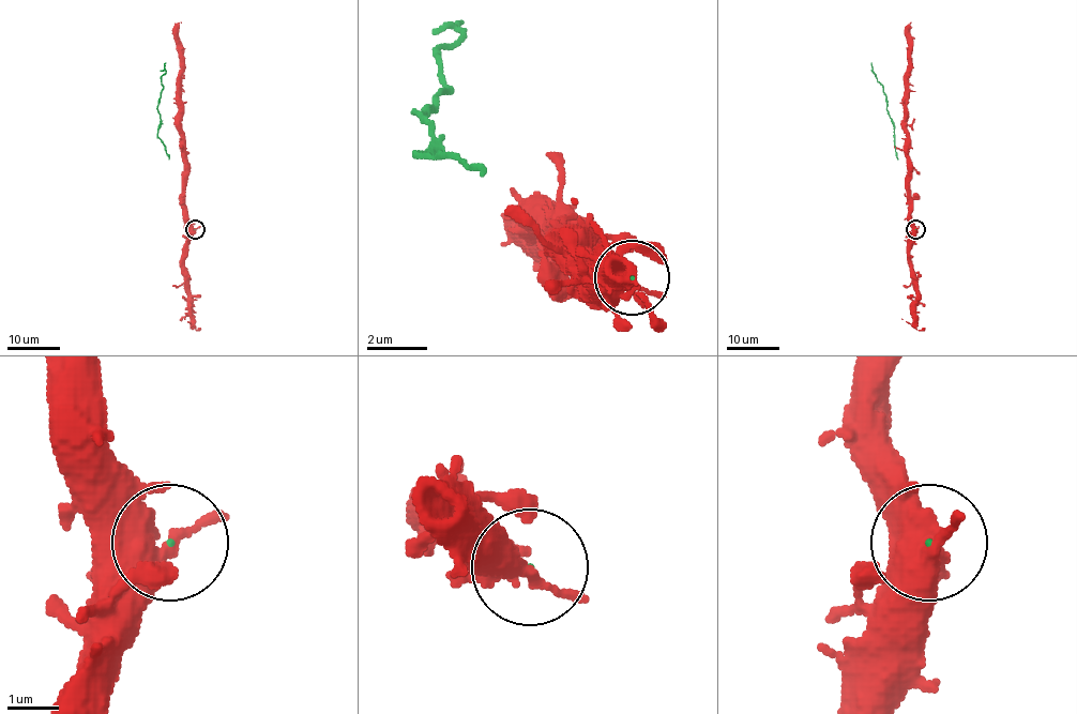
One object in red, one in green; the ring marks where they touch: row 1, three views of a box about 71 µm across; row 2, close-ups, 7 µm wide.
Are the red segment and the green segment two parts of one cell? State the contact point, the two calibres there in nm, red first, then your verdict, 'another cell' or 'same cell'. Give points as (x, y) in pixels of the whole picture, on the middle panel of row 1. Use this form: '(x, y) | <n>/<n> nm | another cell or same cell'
(632, 277) | 400/30 nm | another cell

